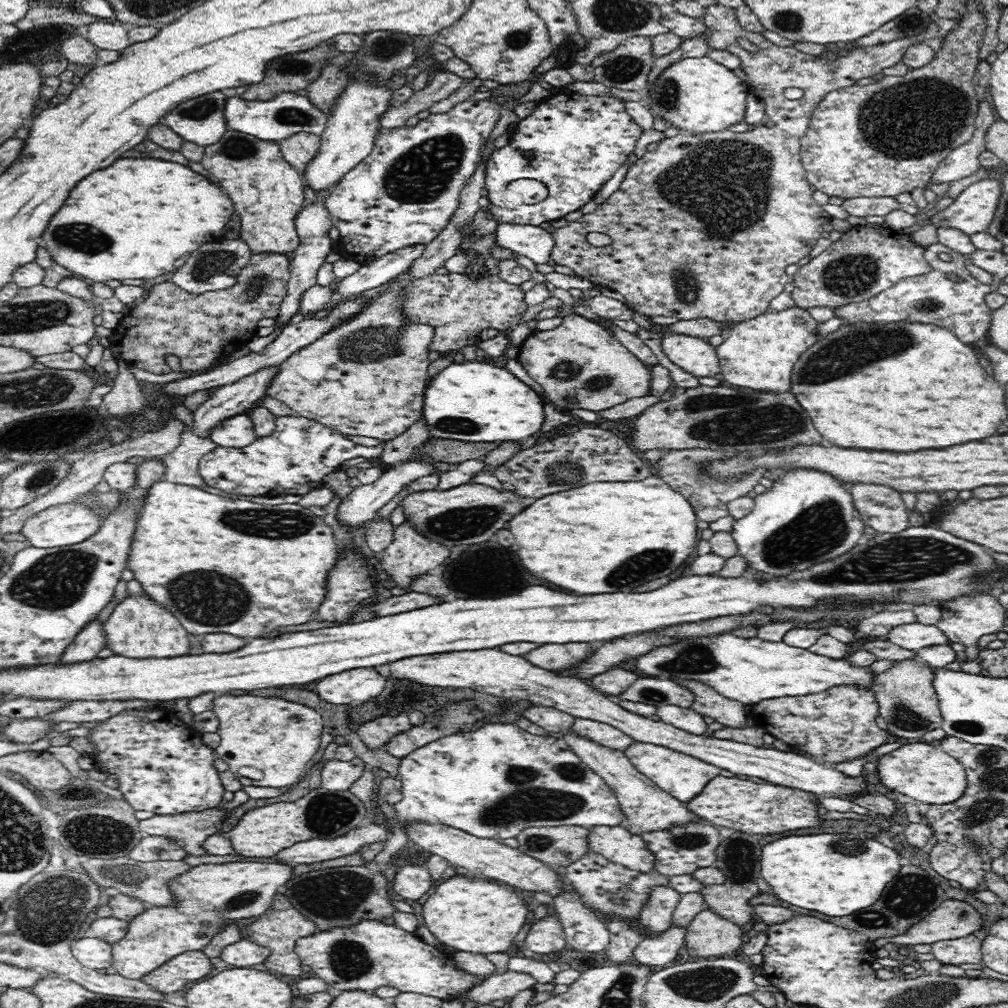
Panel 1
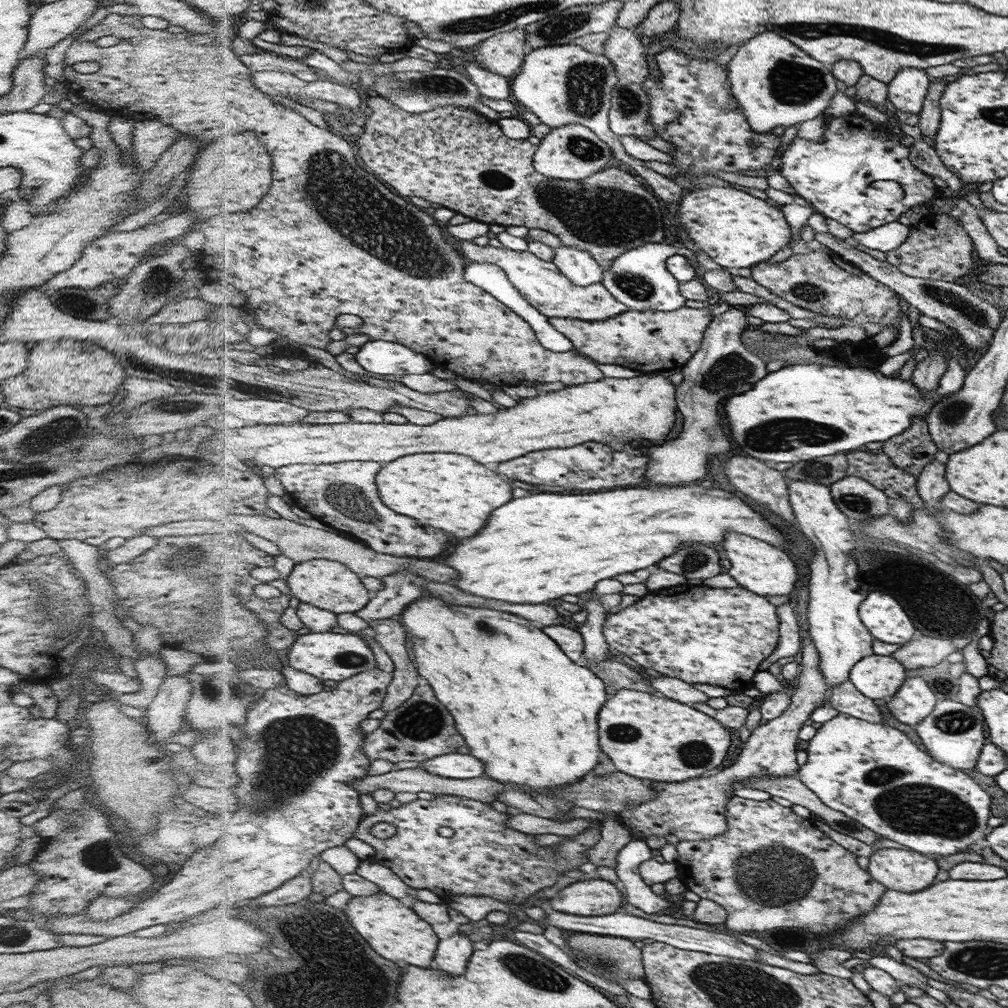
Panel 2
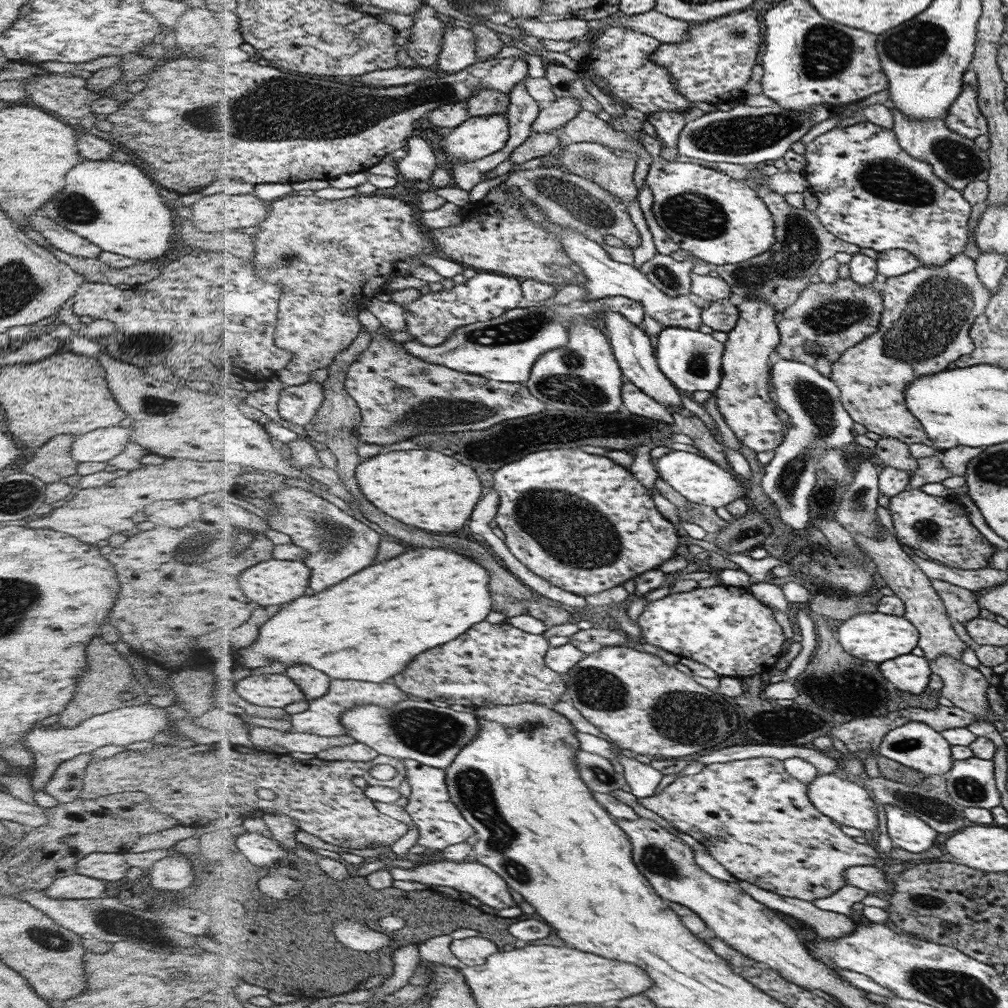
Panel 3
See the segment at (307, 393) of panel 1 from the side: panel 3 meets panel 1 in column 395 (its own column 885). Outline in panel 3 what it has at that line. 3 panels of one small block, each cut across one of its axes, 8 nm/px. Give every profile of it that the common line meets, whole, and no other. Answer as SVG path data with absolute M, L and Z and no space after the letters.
M956 254L942 266L920 264L906 274L887 278L880 328L848 349L832 369L832 382L841 392L843 408L853 421L881 438L934 447L926 428L907 406L907 387L922 376L946 370L950 362L974 352L972 326L991 297L991 292L980 282L975 260L965 254Z

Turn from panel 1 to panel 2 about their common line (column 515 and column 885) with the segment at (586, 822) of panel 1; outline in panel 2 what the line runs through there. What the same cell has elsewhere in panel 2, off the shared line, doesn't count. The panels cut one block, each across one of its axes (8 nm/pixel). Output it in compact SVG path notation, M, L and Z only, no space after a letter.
M838 713L817 726L817 732L808 741L805 751L807 761L797 773L800 781L826 806L854 818L872 832L923 855L956 854L972 844L984 844L984 832L991 816L990 795L986 790L964 771L938 762L920 750L904 732L885 722L873 723Z

